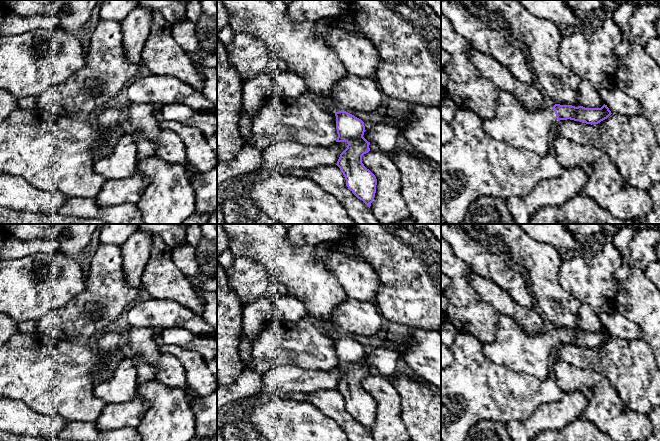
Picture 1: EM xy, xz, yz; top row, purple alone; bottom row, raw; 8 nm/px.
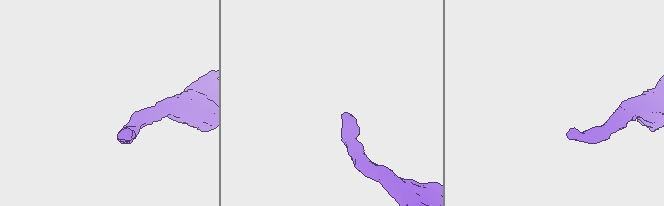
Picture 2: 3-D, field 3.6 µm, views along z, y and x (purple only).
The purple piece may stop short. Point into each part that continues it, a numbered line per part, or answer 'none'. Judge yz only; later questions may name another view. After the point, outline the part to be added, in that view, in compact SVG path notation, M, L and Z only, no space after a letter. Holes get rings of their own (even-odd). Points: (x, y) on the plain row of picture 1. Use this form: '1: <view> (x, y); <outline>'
1: yz (532, 355); M500 314L496 339L493 343L483 344L483 353L494 364L544 380L551 371L557 346L552 331L528 335L512 318Z

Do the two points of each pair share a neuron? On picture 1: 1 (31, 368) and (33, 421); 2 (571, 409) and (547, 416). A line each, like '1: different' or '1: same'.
1: different
2: same

